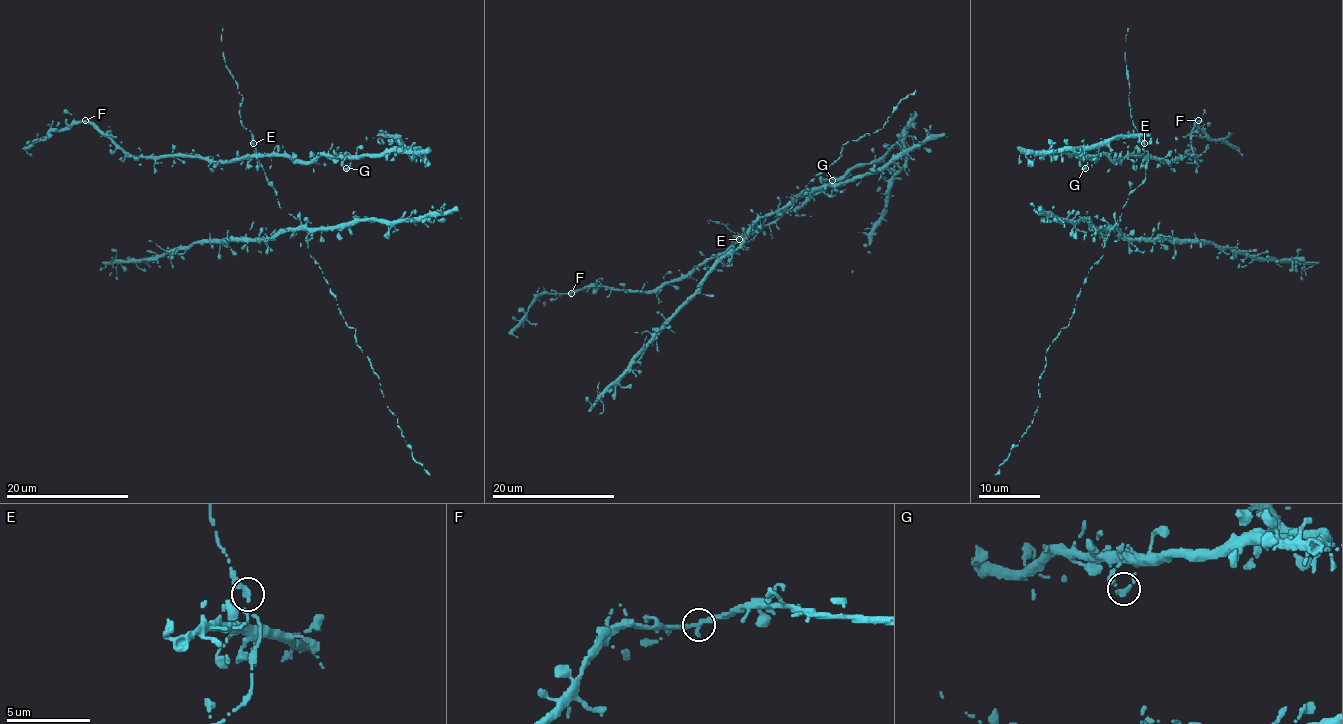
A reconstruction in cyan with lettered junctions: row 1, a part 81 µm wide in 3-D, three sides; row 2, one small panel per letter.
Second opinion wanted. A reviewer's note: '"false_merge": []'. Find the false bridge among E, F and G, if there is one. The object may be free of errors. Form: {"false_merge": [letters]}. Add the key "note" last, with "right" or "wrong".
{"false_merge": [], "note": "right"}

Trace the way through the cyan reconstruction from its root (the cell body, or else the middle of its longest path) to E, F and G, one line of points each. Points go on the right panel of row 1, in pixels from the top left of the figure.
E: (1123, 208), (1129, 194), (1146, 177), (1149, 154), (1143, 148), (1144, 143)
F: (1123, 208), (1129, 194), (1146, 177), (1146, 151), (1144, 154), (1158, 160), (1196, 156), (1192, 131), (1198, 120)
G: (1123, 208), (1129, 194), (1146, 177), (1149, 154), (1127, 154), (1117, 162), (1104, 154), (1091, 156), (1085, 168)

